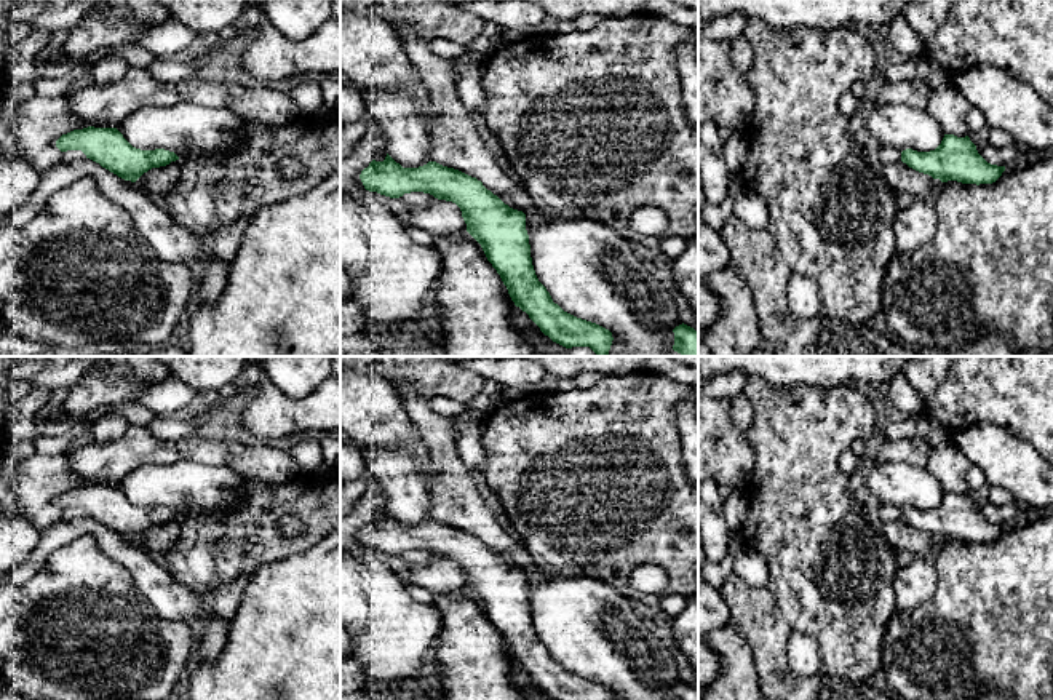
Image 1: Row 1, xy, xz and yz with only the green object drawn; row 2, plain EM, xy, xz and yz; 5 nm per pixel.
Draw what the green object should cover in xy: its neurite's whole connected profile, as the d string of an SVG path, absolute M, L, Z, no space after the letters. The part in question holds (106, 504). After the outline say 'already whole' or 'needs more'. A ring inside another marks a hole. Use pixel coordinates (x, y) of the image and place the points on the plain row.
M117 486L74 487L56 499L61 510L81 508L86 516L125 539L136 540L152 526L166 524L179 518L174 510L165 507L141 508L133 505Z; already whole

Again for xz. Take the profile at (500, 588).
M387 511L383 519L372 518L360 537L366 548L390 556L423 550L455 561L467 590L481 603L515 663L553 700L614 698L609 687L577 676L553 660L532 623L526 572L505 563L476 535L436 519L403 526Z; already whole

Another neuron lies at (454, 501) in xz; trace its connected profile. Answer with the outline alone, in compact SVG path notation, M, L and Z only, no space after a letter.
M398 382L396 390L404 411L427 446L433 487L430 491L430 515L443 524L476 535L505 563L526 572L527 591L548 580L535 566L527 548L511 539L497 523L476 489L471 470L460 460L455 444L452 417L430 409L430 396L415 385Z

